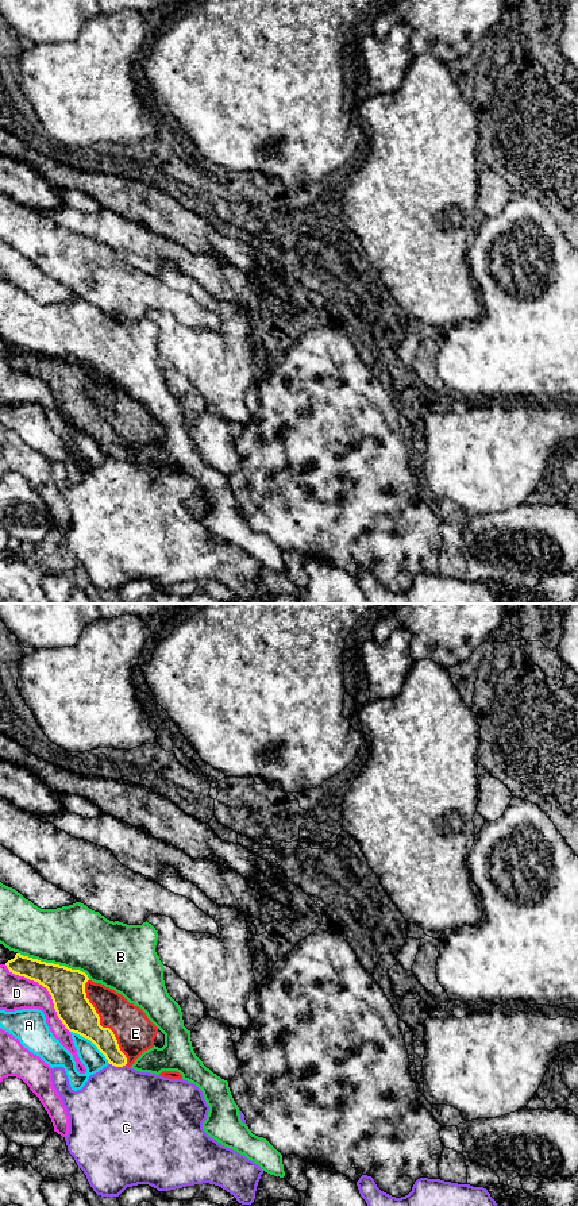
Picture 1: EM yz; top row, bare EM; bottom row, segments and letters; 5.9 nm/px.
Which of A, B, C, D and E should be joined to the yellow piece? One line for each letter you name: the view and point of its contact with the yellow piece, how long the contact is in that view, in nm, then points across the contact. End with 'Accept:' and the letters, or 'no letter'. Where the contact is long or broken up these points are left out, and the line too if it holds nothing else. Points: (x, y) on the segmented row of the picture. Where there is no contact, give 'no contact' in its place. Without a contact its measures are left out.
E: yz (99, 1024) | 550 nm
Accept: E

